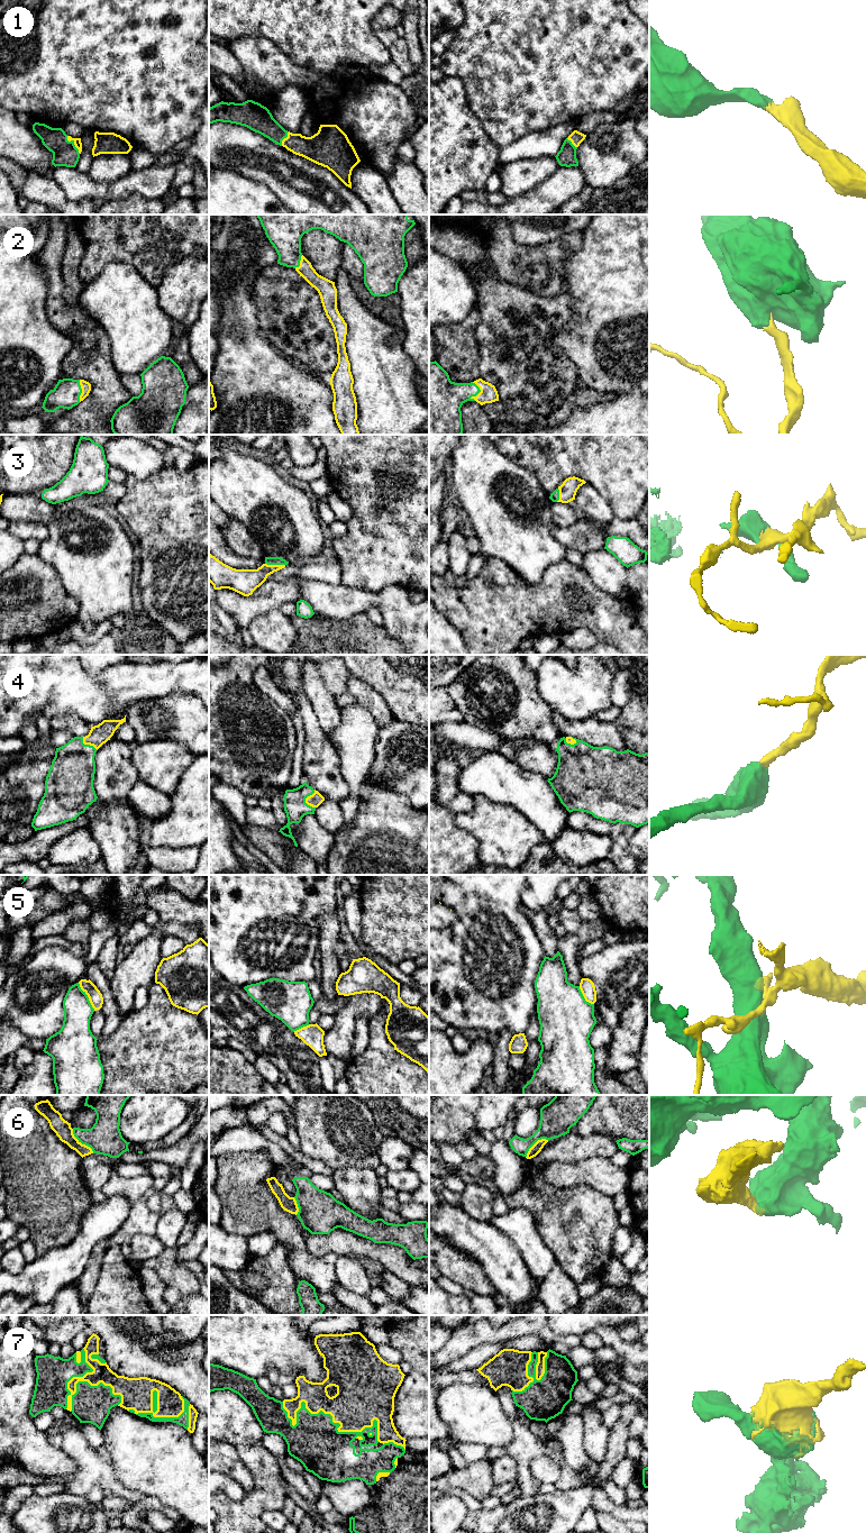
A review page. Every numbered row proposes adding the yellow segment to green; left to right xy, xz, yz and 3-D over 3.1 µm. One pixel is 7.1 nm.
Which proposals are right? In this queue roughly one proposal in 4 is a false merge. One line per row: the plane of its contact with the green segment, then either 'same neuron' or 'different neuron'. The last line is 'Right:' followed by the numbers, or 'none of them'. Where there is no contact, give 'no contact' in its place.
1: xy | same neuron
2: yz | same neuron
3: xz | same neuron
4: xz | same neuron
5: xy | different neuron
6: xy | same neuron
7: xz | same neuron
Right: 1, 2, 3, 4, 6, 7

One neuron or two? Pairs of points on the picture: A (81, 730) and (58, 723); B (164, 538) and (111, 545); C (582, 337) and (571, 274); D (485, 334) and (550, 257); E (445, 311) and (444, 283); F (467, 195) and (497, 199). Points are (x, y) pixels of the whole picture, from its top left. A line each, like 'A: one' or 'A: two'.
A: one
B: two
C: one
D: two
E: one
F: one

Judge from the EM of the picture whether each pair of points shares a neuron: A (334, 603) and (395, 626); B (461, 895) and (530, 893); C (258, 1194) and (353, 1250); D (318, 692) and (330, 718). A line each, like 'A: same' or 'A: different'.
A: same
B: different
C: different
D: same

